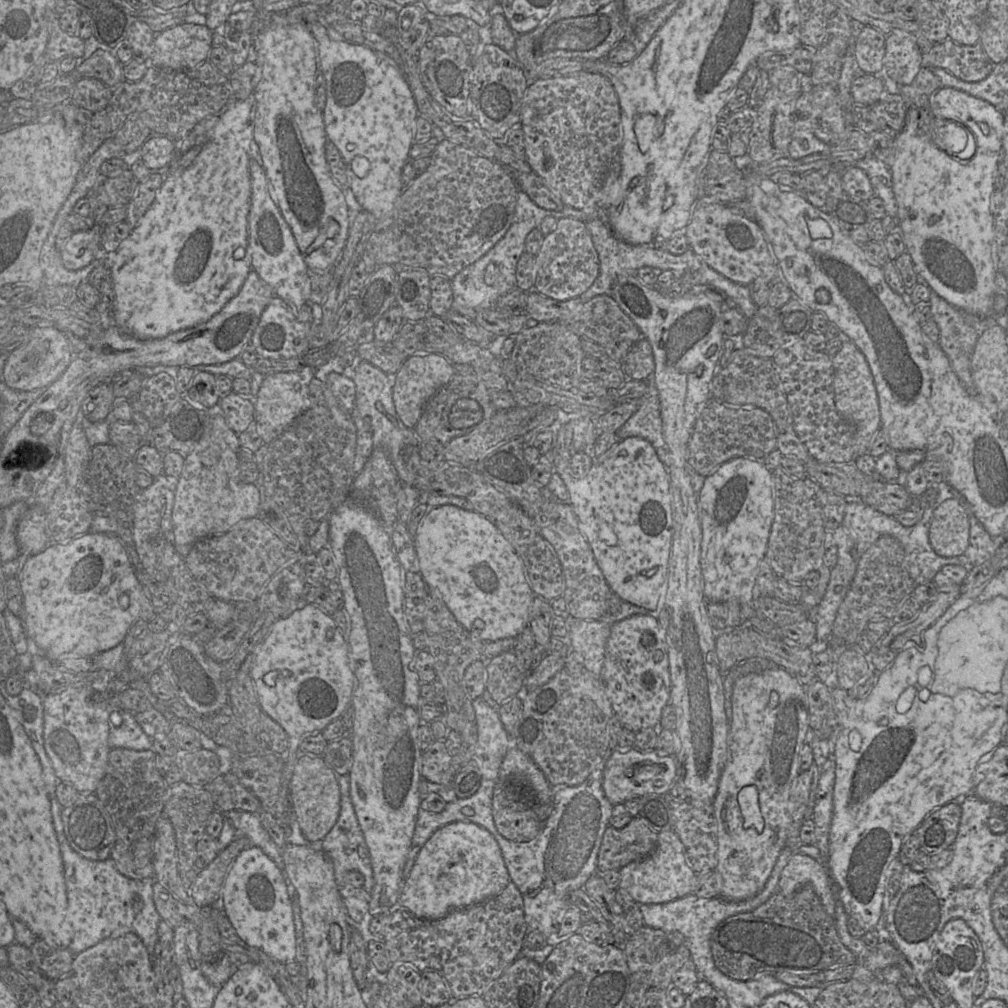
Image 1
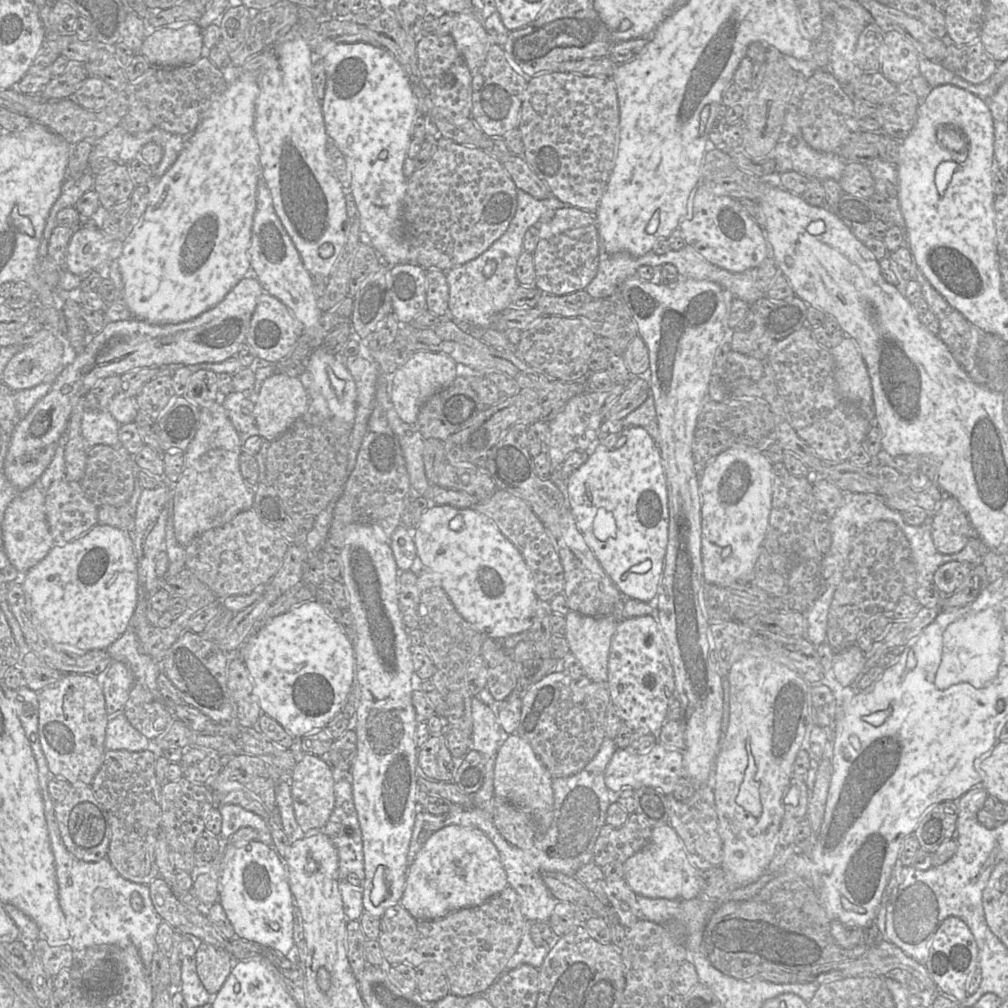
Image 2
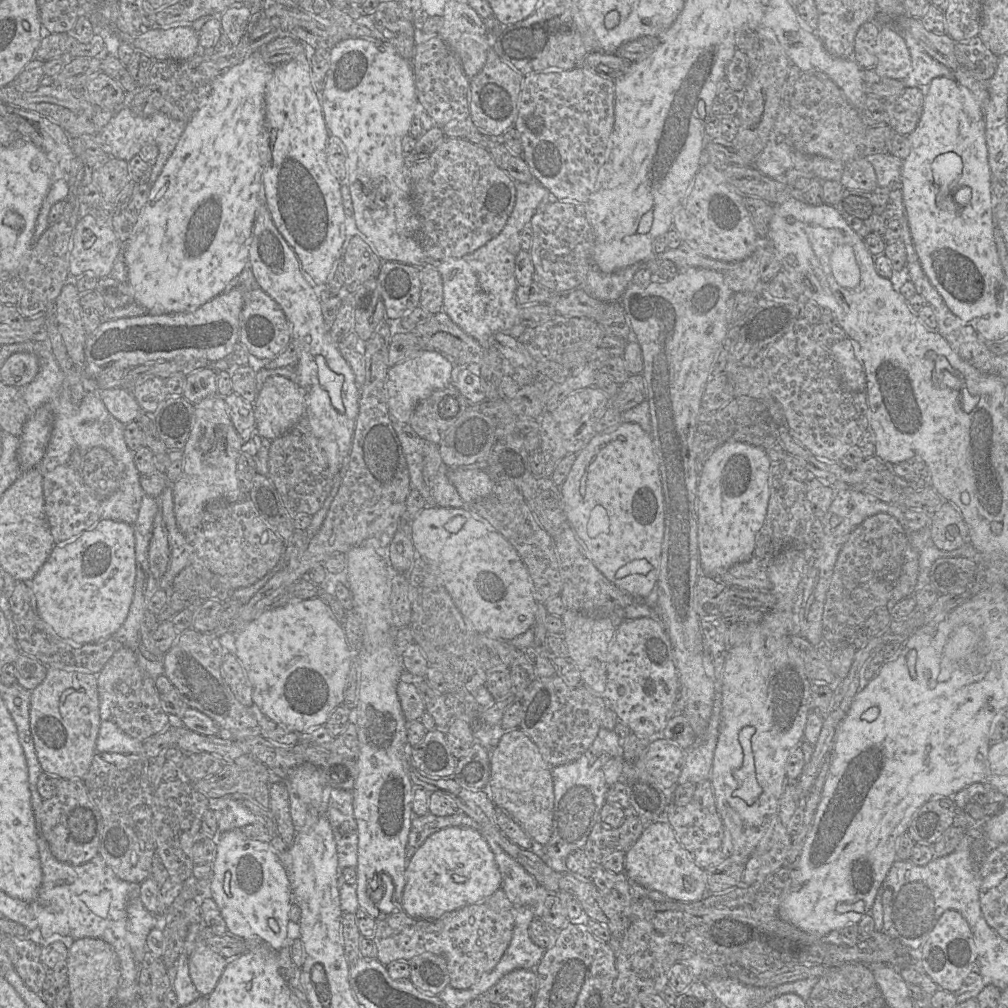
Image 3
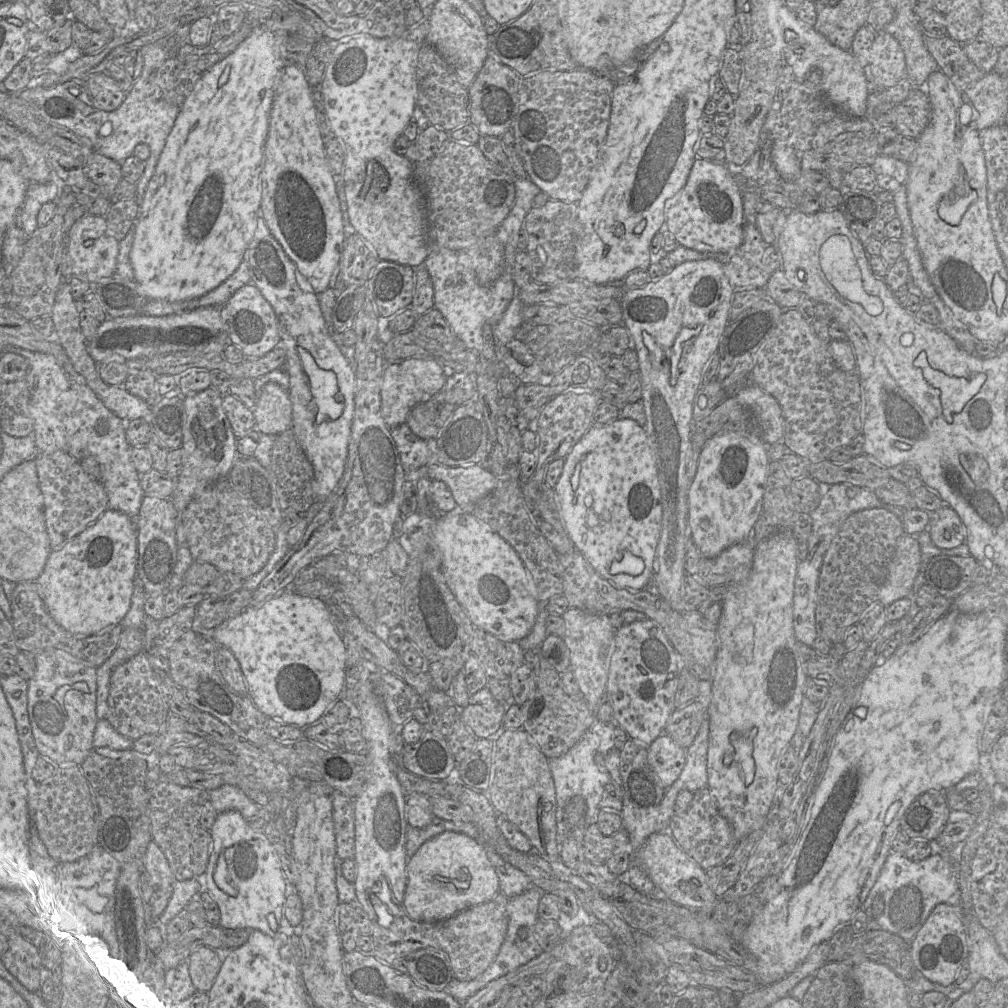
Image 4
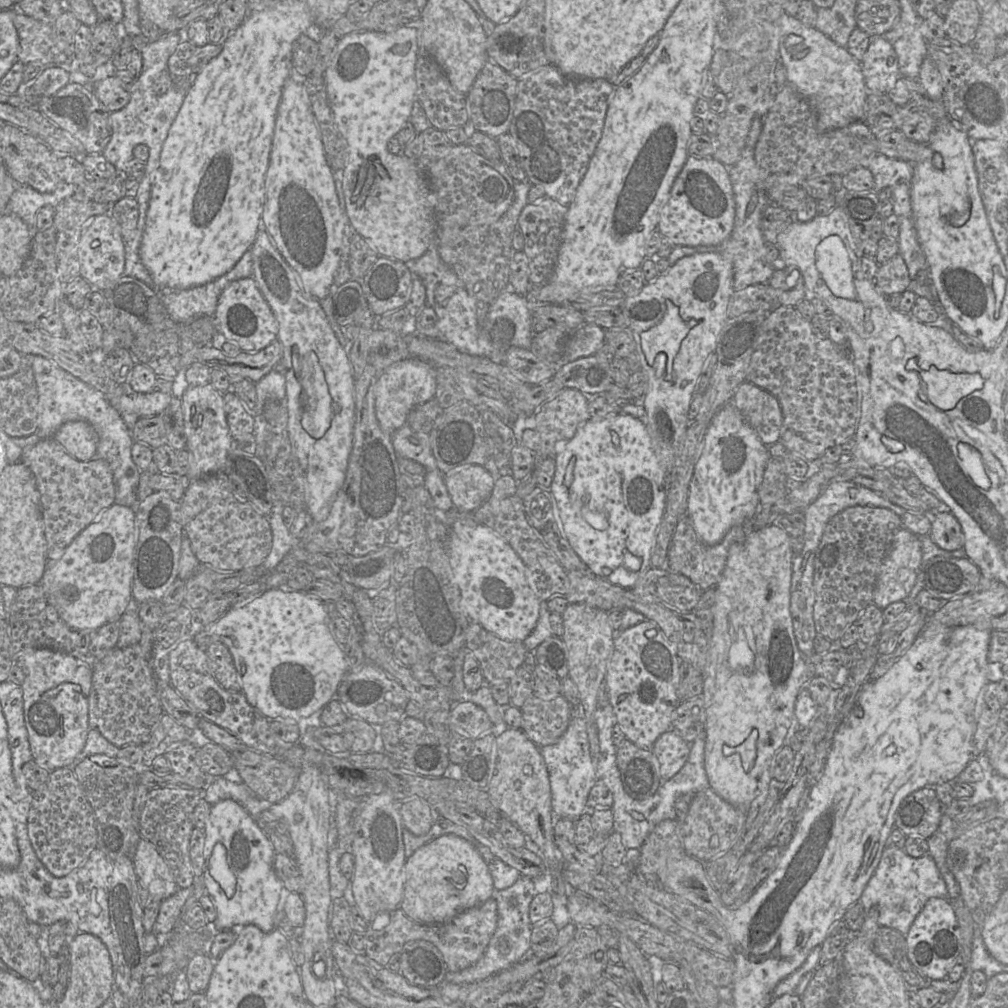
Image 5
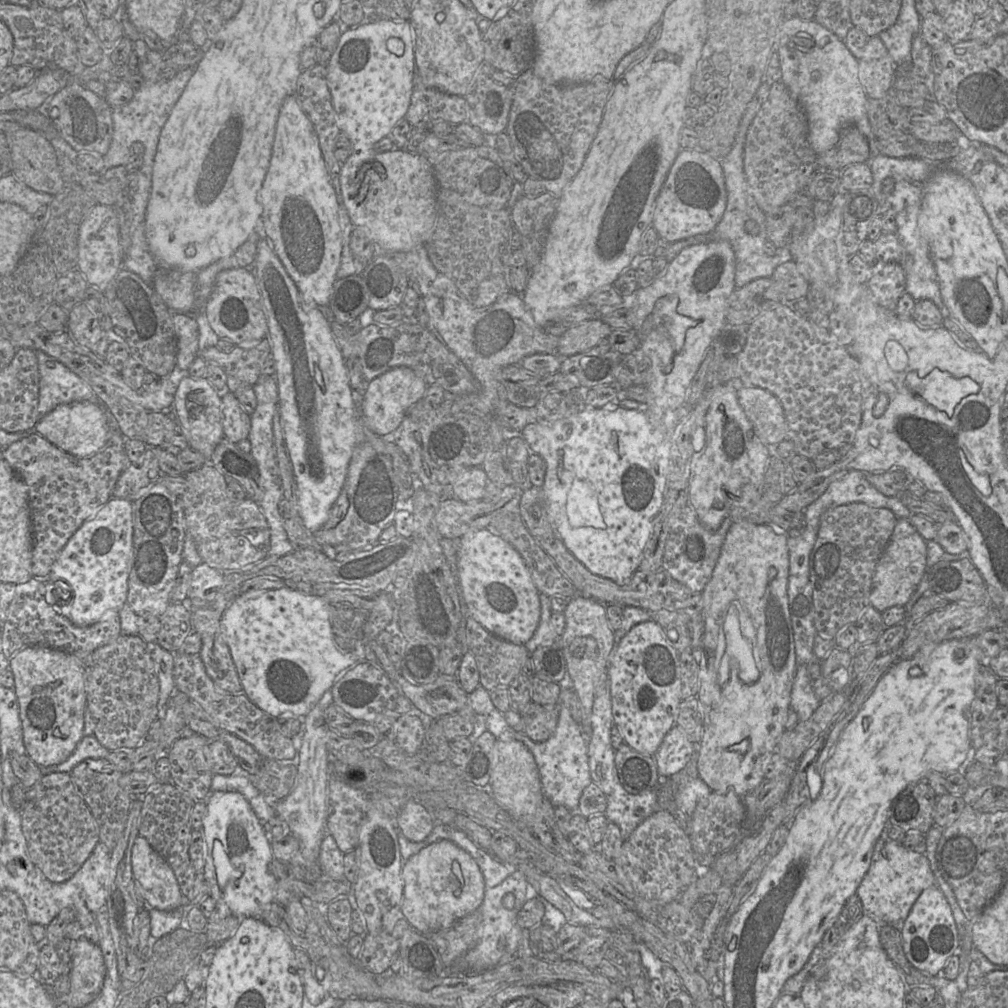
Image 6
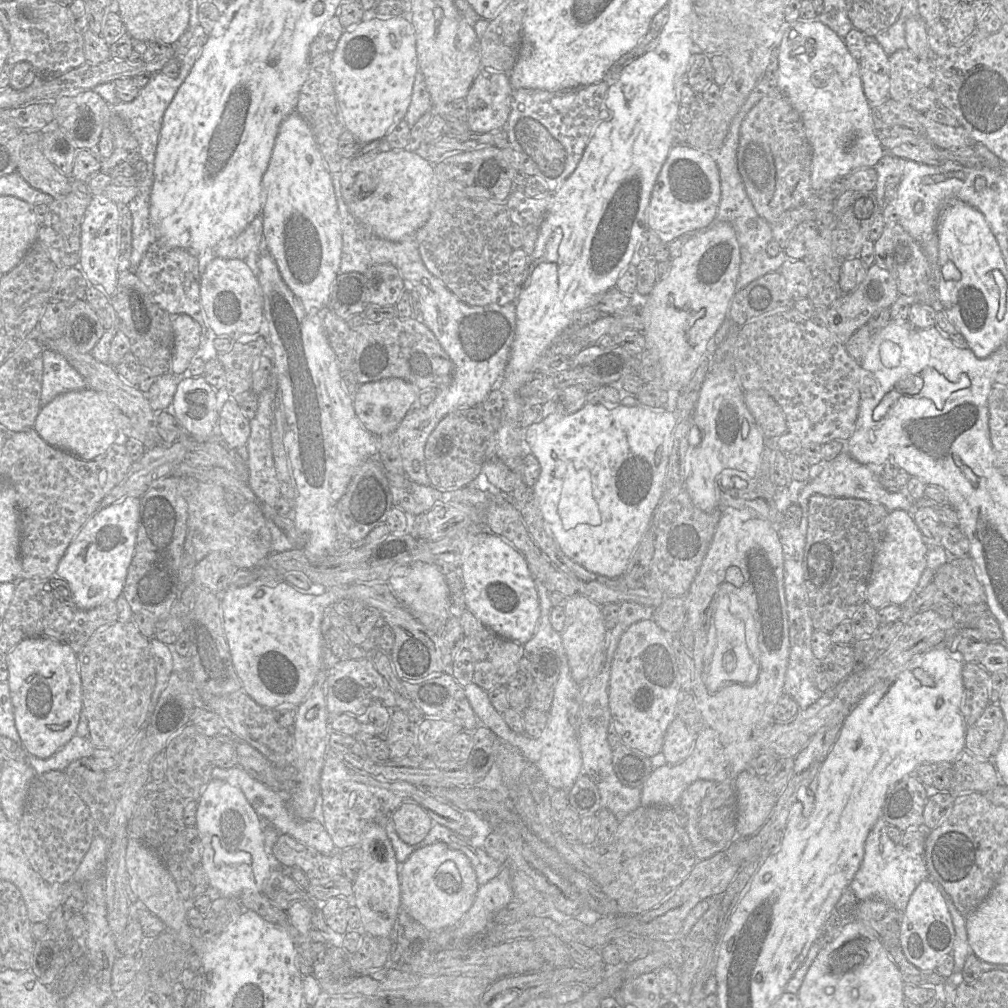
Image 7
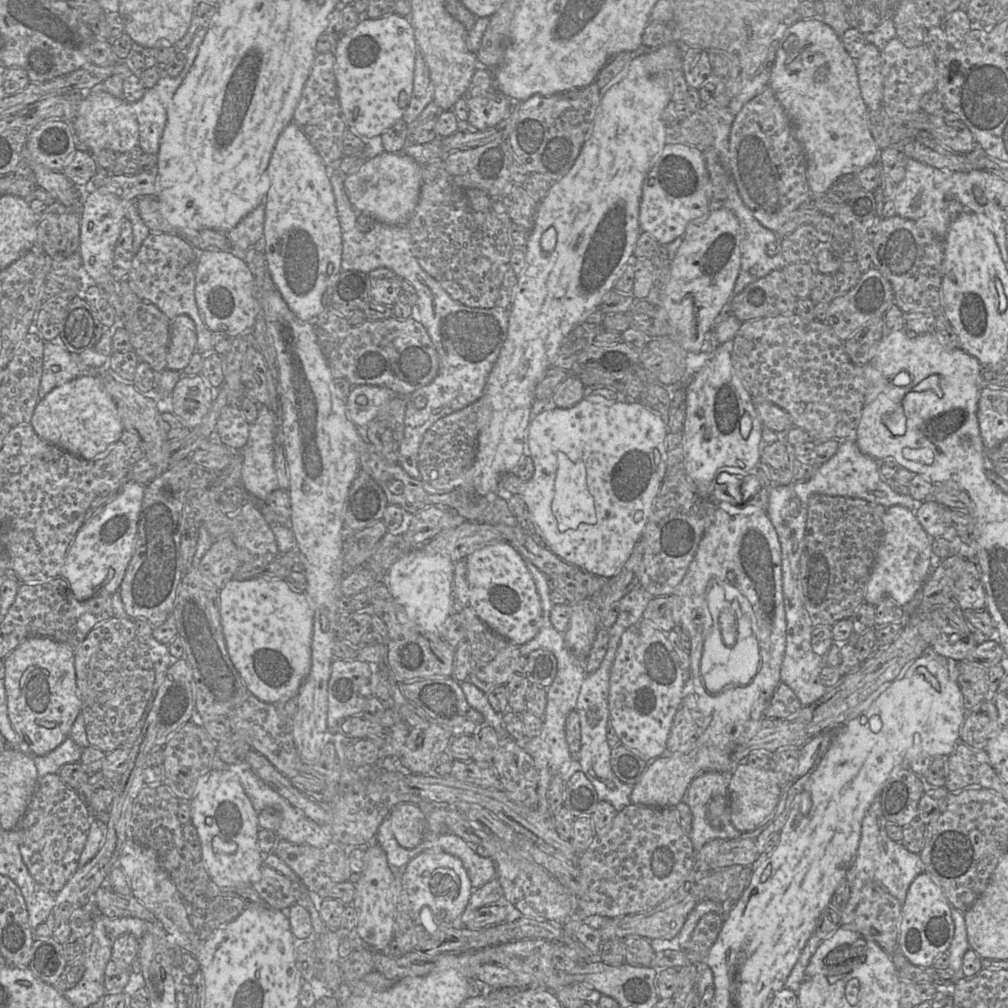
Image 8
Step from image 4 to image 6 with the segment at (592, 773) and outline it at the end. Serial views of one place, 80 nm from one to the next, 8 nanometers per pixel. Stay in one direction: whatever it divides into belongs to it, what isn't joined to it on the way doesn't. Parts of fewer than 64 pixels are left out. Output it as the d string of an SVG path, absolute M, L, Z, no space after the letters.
M560 695L558 707L558 724L555 729L555 732L548 740L543 742L535 742L530 739L525 733L517 731L515 731L514 739L524 743L533 754L538 767L539 776L541 779L541 784L545 797L549 799L549 801L554 807L565 806L572 812L577 811L582 792L592 782L592 779L590 775L587 755L587 743L584 738L581 725L573 719L568 707L562 702L562 700L560 700Z

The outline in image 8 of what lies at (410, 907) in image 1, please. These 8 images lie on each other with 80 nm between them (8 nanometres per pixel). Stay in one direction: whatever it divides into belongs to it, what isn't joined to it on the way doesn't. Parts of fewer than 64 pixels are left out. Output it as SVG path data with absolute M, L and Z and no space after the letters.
M426 850L412 858L402 869L402 885L412 910L412 921L422 907L428 907L442 924L458 924L474 890L462 861L441 850Z

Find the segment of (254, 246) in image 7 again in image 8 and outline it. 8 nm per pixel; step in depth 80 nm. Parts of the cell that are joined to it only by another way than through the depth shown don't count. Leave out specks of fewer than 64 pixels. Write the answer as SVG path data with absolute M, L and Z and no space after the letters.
M261 203L249 212L235 227L226 232L232 246L231 254L245 260L246 251L262 238L265 220L265 204Z

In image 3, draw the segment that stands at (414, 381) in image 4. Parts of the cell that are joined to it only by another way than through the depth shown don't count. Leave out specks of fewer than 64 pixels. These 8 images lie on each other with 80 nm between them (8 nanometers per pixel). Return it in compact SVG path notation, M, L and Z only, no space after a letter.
M422 350L388 370L385 389L387 405L393 421L409 423L416 405L436 390L452 384L452 372L455 363L443 353L436 350Z

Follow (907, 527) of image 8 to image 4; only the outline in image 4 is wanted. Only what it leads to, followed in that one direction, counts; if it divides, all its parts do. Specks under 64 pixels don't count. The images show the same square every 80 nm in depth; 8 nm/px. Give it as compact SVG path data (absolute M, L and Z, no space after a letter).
M903 533L881 585L878 602L887 607L896 600L910 597L920 565L921 551L917 537Z

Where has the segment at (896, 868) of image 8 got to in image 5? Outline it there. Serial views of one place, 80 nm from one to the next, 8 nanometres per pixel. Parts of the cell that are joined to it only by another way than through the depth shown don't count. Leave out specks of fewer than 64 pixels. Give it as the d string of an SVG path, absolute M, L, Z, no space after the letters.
M887 844L859 901L864 908L865 916L871 907L877 906L878 925L894 928L906 936L925 903L933 897L948 899L948 890L931 856L914 858L904 849Z

